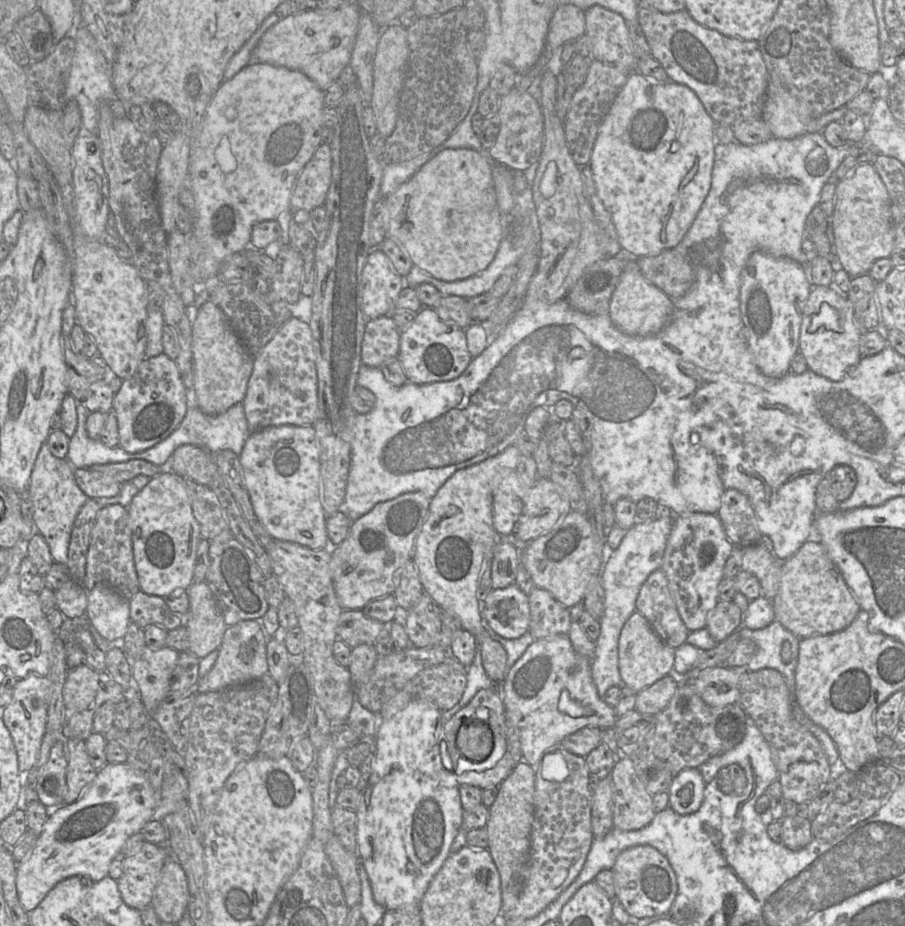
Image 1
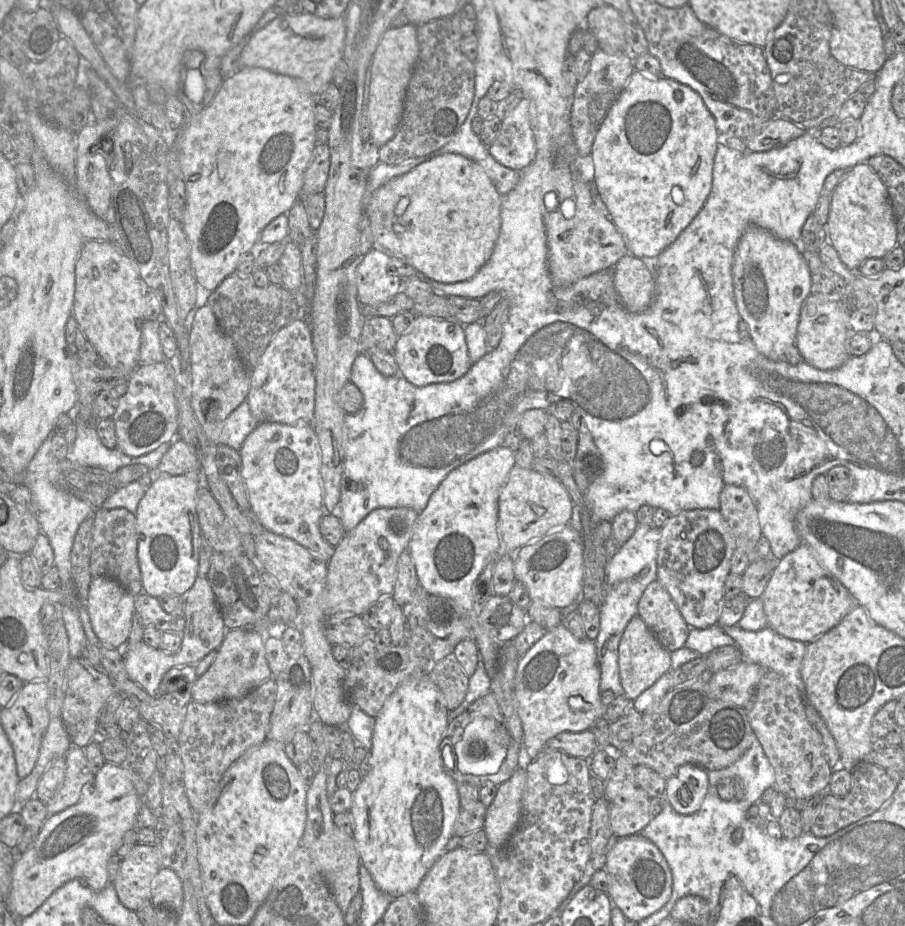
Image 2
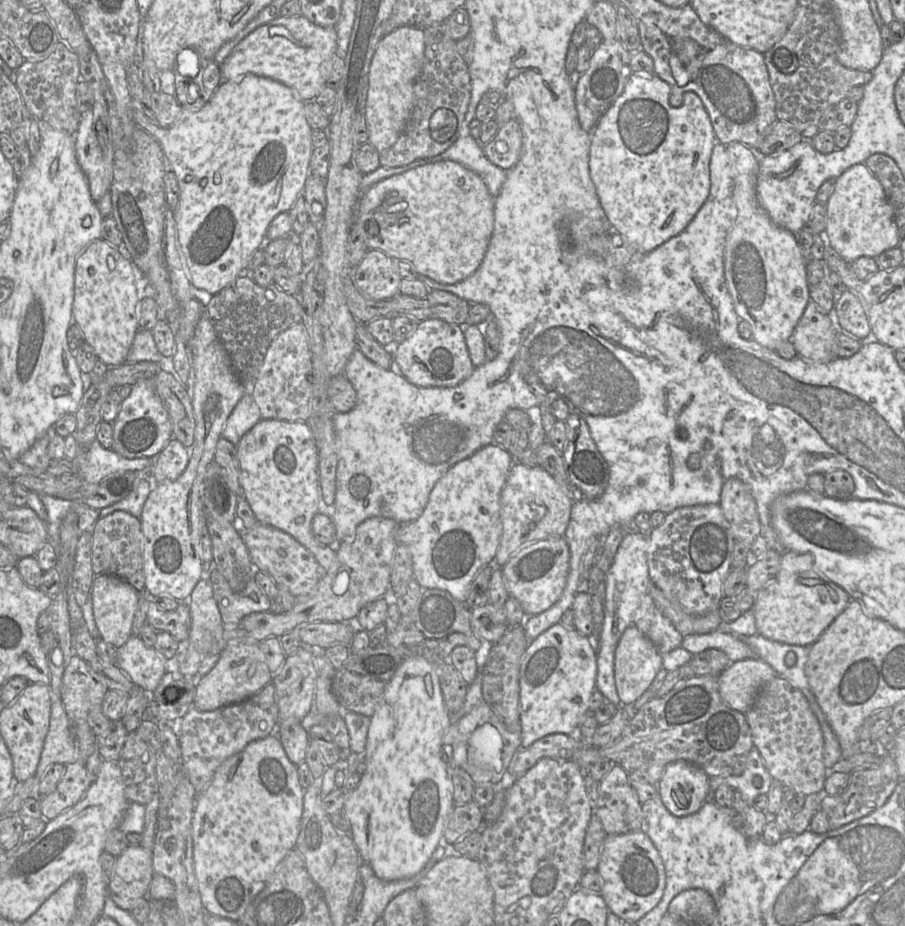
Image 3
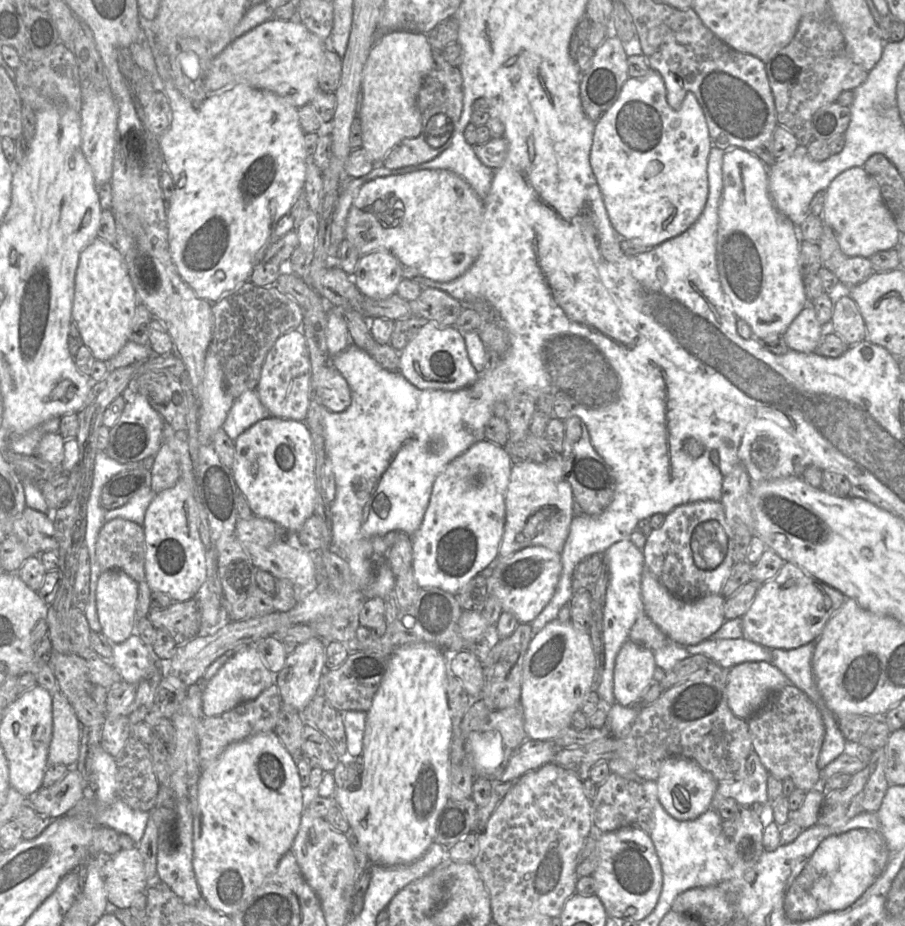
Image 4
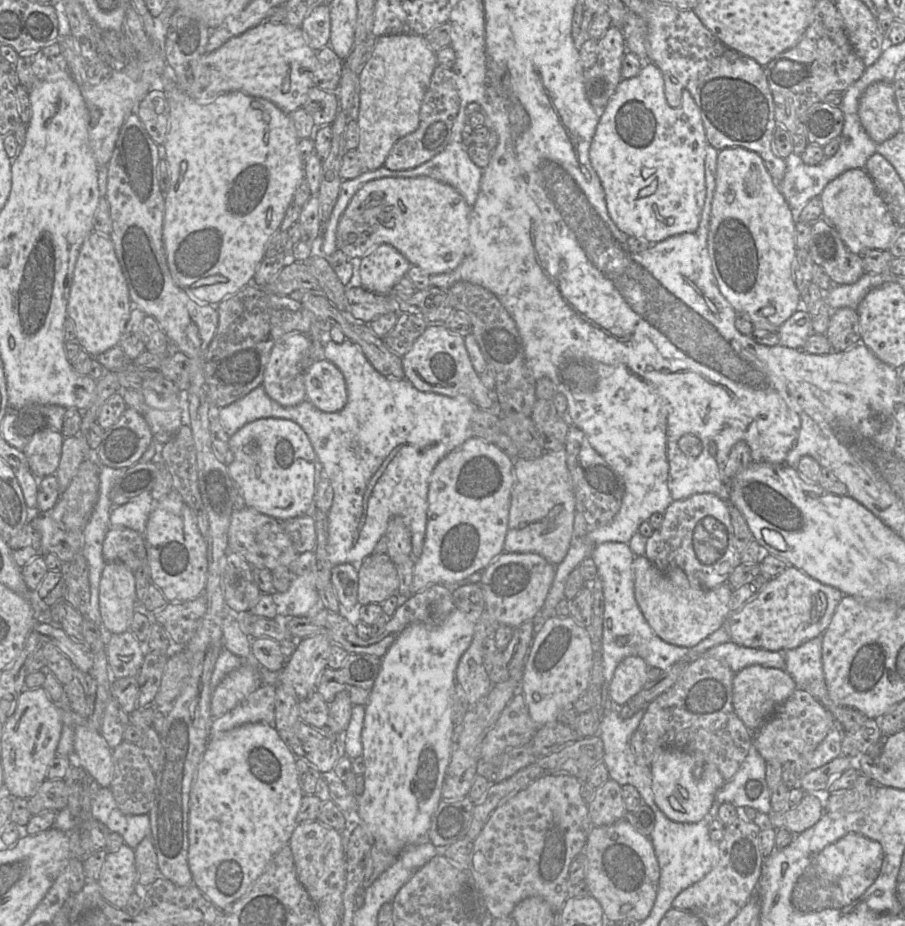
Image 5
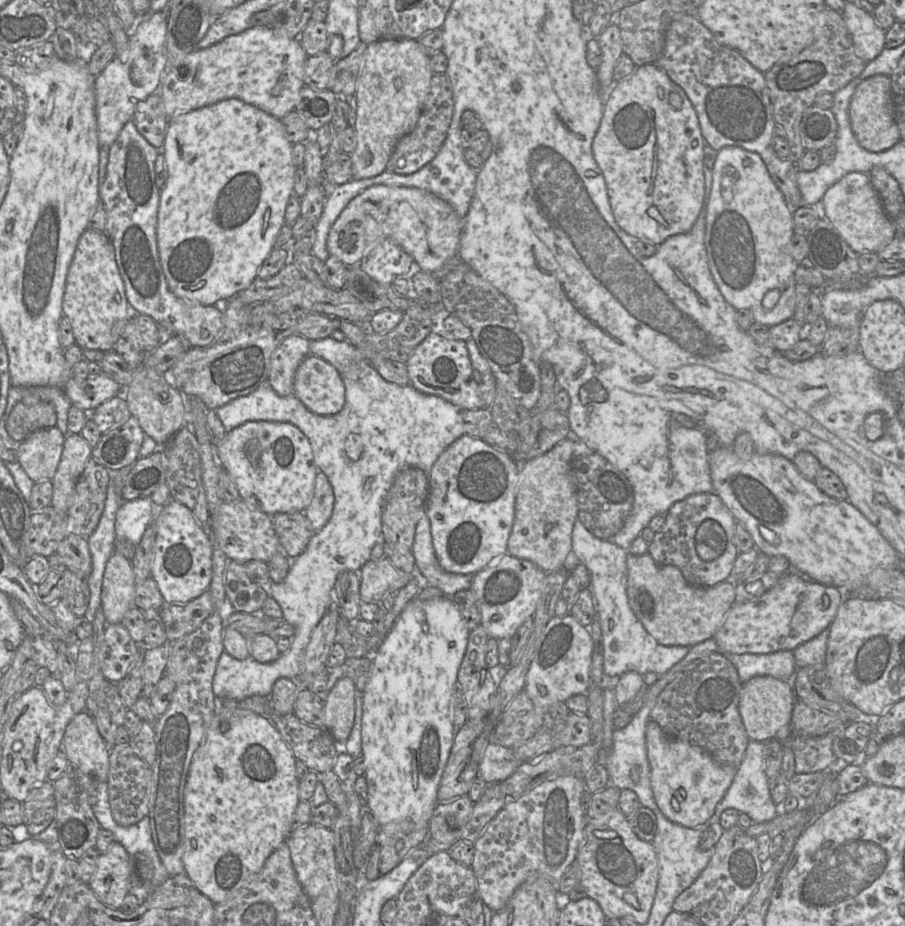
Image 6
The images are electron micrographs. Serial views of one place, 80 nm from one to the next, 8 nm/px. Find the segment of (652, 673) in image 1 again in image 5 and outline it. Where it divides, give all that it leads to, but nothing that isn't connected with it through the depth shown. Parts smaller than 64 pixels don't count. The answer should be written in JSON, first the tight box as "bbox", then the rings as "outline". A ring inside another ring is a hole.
{"bbox":[609,656,649,705],"outline":[[[638,656],[626,657],[618,664],[609,685],[609,698],[614,705],[625,705],[649,683],[648,669]]]}

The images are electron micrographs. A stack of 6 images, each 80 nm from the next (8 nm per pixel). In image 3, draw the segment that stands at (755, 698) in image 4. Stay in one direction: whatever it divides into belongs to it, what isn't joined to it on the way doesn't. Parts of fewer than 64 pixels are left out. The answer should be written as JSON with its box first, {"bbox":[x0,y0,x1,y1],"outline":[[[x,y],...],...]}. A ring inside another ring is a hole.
{"bbox":[719,658,777,714],"outline":[[[759,658],[731,662],[719,675],[719,693],[732,709],[746,714],[760,688],[777,673]]]}

